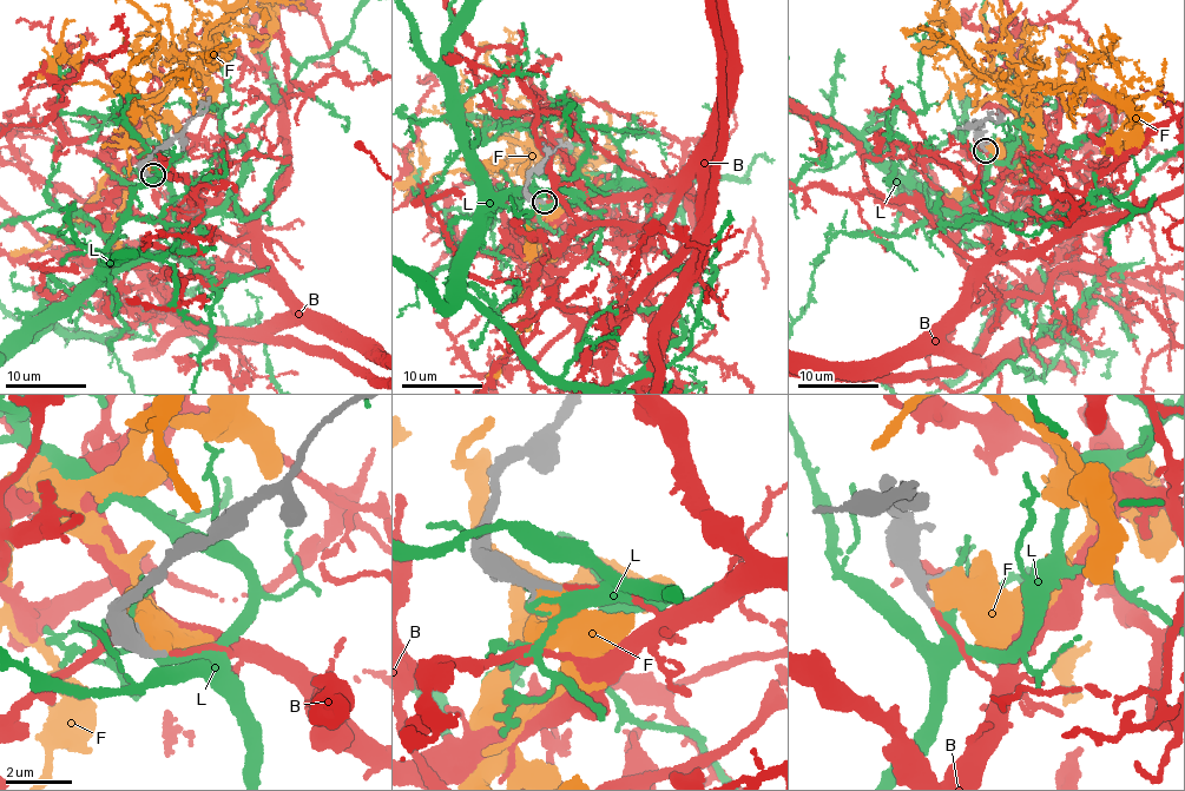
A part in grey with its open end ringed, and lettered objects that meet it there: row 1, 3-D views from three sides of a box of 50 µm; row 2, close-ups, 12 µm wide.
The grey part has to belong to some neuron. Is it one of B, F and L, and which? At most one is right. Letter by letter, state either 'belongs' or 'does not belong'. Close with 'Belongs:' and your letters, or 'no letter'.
B: belongs
F: does not belong
L: does not belong
Belongs: B

